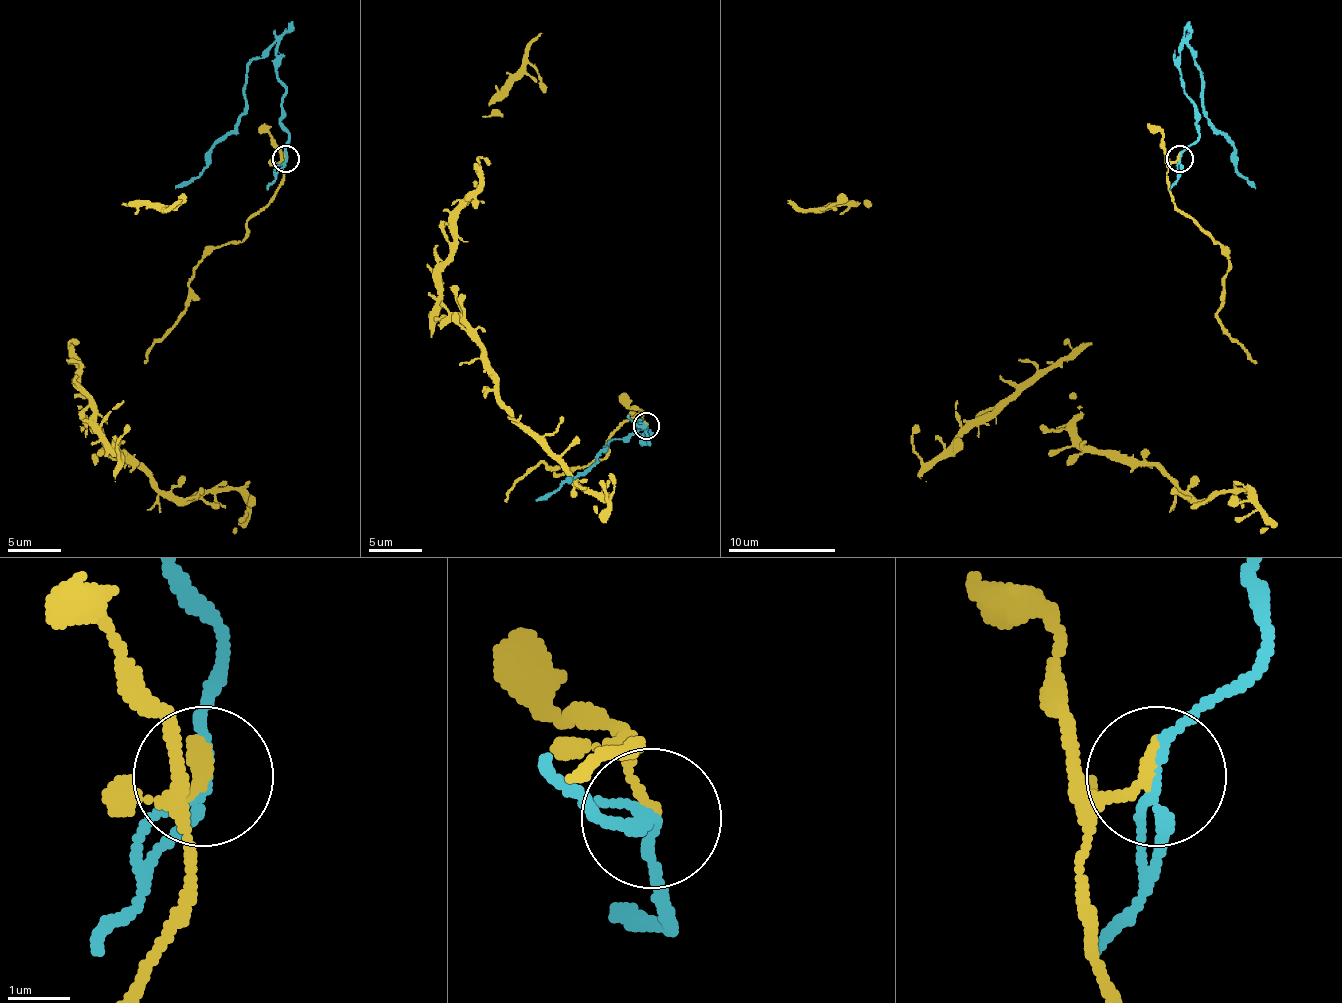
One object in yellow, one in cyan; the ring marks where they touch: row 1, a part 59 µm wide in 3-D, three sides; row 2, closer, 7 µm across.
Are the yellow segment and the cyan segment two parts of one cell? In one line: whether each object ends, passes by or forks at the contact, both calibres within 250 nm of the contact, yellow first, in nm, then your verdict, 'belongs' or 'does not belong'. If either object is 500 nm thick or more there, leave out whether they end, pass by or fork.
yellow ends | cyan forks | 280/140 nm | does not belong

